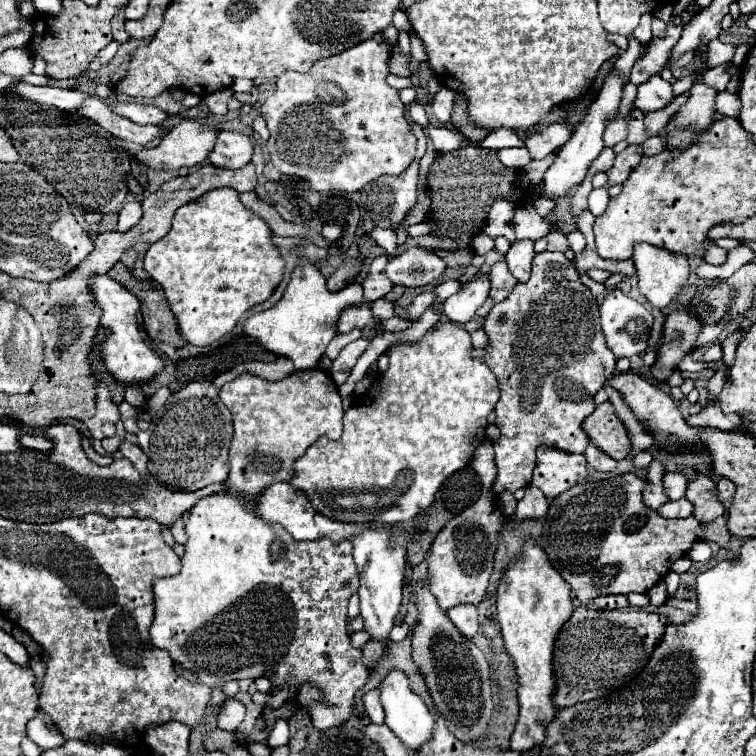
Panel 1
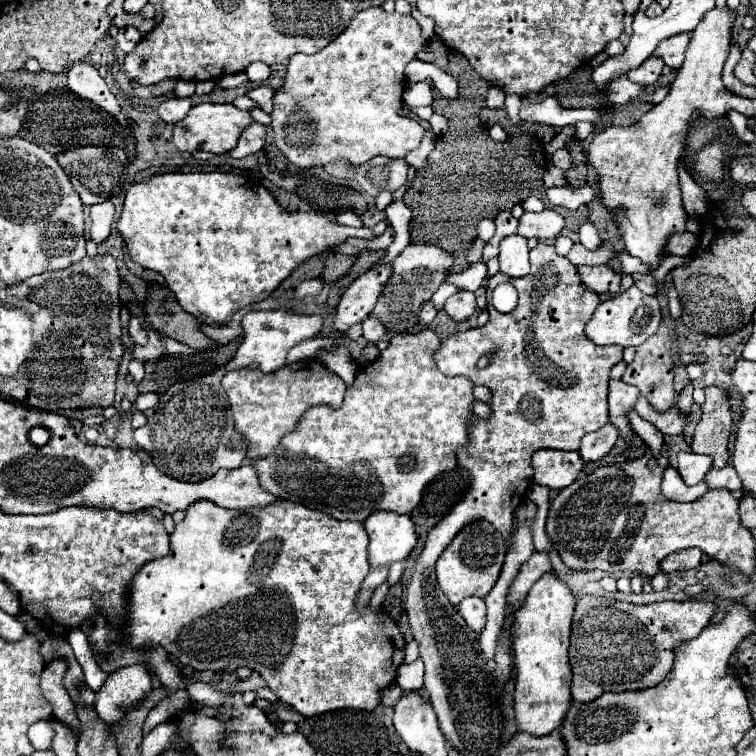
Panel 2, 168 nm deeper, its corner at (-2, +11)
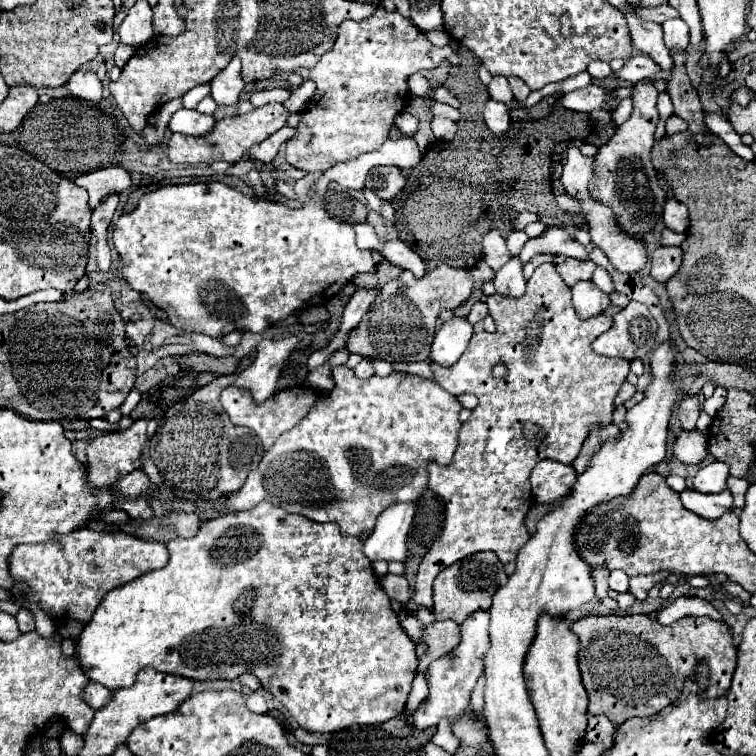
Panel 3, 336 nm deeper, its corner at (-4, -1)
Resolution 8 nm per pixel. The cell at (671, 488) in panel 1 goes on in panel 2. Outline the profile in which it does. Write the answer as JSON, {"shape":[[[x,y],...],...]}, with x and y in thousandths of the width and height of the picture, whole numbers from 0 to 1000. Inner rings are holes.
{"shape":[[[901,598],[896,603],[896,622],[906,640],[917,643],[930,638],[935,624],[943,619],[943,606],[940,603],[927,603],[919,598]]]}

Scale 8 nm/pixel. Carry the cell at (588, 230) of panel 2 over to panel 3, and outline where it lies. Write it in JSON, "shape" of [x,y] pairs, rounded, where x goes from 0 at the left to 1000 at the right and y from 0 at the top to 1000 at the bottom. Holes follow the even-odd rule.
{"shape":[[[790,352],[787,354],[787,360],[784,360],[784,376],[790,378],[790,381],[795,381],[800,389],[808,389],[808,386],[813,386],[813,378],[811,378],[811,370],[808,370],[808,362],[800,357],[800,354],[795,354],[795,352]]]}

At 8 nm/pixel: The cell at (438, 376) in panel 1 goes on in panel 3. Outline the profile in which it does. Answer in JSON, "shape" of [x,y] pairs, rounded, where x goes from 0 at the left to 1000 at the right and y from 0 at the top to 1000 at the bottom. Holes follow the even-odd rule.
{"shape":[[[446,484],[446,487],[440,487],[440,500],[443,500],[443,513],[438,516],[438,521],[435,521],[430,529],[425,529],[425,534],[417,534],[417,540],[411,540],[409,548],[406,548],[390,566],[385,566],[382,571],[377,571],[377,574],[361,587],[361,593],[348,601],[343,616],[329,624],[329,630],[327,630],[321,646],[319,646],[311,656],[303,659],[303,667],[298,669],[295,677],[332,675],[332,672],[337,672],[343,664],[353,661],[353,664],[358,664],[358,667],[364,667],[364,669],[369,669],[369,672],[385,677],[385,680],[398,680],[398,683],[403,683],[403,685],[409,685],[409,688],[414,688],[414,690],[446,690],[448,698],[454,698],[454,704],[480,706],[480,704],[485,704],[485,701],[493,701],[499,683],[501,683],[509,672],[515,672],[515,669],[520,669],[520,667],[528,667],[528,664],[552,664],[552,661],[554,661],[554,656],[557,656],[557,653],[562,651],[562,646],[565,646],[565,635],[567,635],[567,622],[565,622],[565,616],[567,616],[570,611],[575,611],[575,614],[581,614],[581,616],[597,614],[599,598],[602,598],[602,593],[604,593],[604,571],[607,571],[607,566],[610,566],[607,545],[610,545],[612,537],[610,537],[610,532],[607,532],[602,524],[591,521],[575,503],[565,503],[565,500],[557,500],[557,497],[549,497],[549,495],[536,495],[536,492],[517,492],[517,495],[509,497],[509,500],[493,495],[491,500],[478,503],[478,500],[472,500],[472,497],[467,495],[467,489],[459,487],[459,484]]]}

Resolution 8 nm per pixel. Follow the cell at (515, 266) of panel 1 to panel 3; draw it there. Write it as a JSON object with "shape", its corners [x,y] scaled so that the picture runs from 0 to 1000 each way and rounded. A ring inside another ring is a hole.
{"shape":[[[679,339],[668,352],[663,352],[652,373],[655,373],[657,389],[692,392],[697,384],[697,370],[692,368],[692,349],[687,347],[687,341]]]}

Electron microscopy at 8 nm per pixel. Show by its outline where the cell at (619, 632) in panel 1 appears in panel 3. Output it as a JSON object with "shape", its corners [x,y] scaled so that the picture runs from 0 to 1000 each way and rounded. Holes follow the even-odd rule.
{"shape":[[[782,812],[755,825],[755,833],[766,841],[766,886],[771,894],[771,907],[779,918],[779,944],[800,944],[813,960],[824,958],[840,947],[864,947],[888,931],[903,913],[903,902],[914,894],[917,881],[925,873],[933,873],[940,884],[938,910],[933,921],[946,923],[962,915],[972,881],[975,881],[975,860],[959,820],[943,820],[938,815],[906,815],[885,828],[872,825],[869,820],[858,820],[858,815],[845,812]]]}

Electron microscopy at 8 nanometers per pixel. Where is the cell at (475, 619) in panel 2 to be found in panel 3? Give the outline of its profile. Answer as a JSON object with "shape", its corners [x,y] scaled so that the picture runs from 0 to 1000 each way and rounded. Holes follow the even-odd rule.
{"shape":[[[631,807],[610,825],[610,849],[602,857],[602,870],[599,873],[578,870],[570,876],[570,881],[567,881],[567,889],[570,889],[567,926],[546,947],[546,958],[552,963],[560,966],[567,960],[578,960],[578,955],[583,950],[602,952],[604,947],[610,947],[618,939],[623,913],[626,913],[631,897],[639,892],[639,865],[647,860],[647,852],[649,852],[649,847],[647,847],[647,810]]]}

